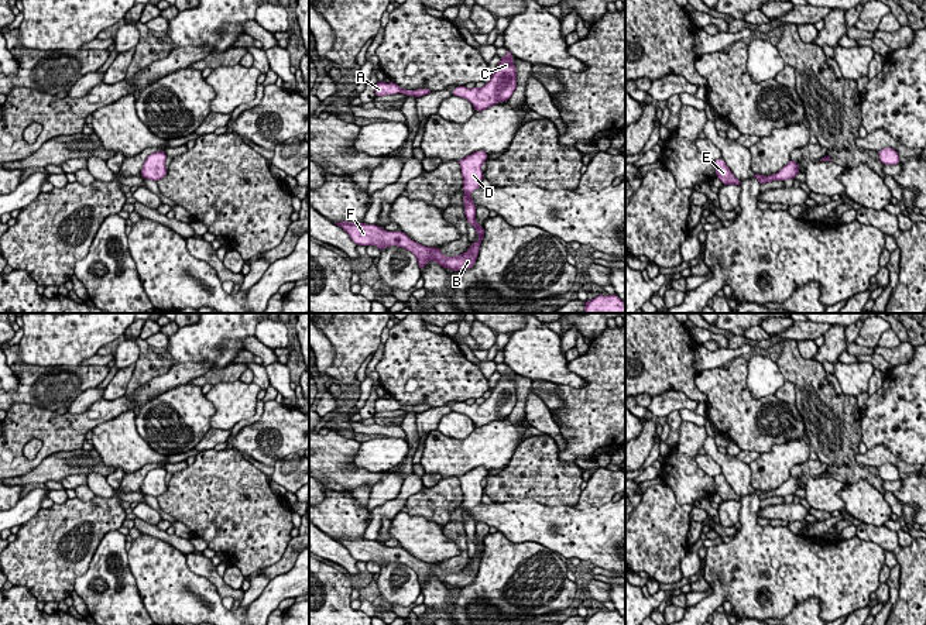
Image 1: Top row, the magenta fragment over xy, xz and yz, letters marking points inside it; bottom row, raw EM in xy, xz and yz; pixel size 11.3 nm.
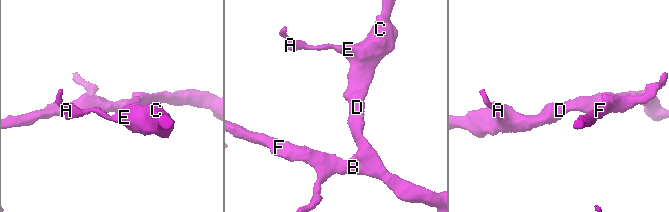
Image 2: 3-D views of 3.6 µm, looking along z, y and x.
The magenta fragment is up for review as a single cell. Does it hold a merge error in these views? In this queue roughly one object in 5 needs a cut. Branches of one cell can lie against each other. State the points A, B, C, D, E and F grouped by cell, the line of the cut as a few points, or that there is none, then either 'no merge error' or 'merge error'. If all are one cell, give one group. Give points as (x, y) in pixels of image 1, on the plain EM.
A B C D E F | no cut | no merge error

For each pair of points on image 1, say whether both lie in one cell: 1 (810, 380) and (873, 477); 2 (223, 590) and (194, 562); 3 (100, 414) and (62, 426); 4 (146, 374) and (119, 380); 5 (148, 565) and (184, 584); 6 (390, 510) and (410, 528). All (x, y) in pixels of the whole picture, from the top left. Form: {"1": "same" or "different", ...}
{"1": "same", "2": "same", "3": "same", "4": "different", "5": "same", "6": "different"}

